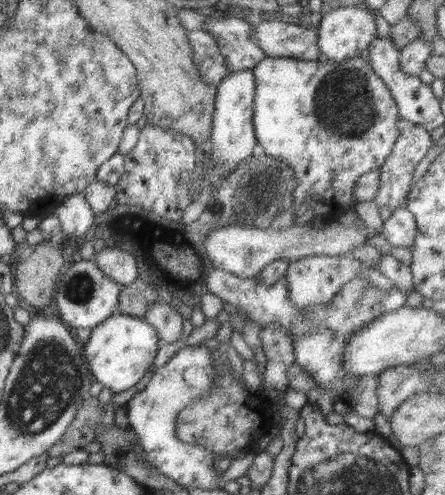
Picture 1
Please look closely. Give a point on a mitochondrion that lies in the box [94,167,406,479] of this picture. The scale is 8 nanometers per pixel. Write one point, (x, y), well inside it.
(118, 450)

